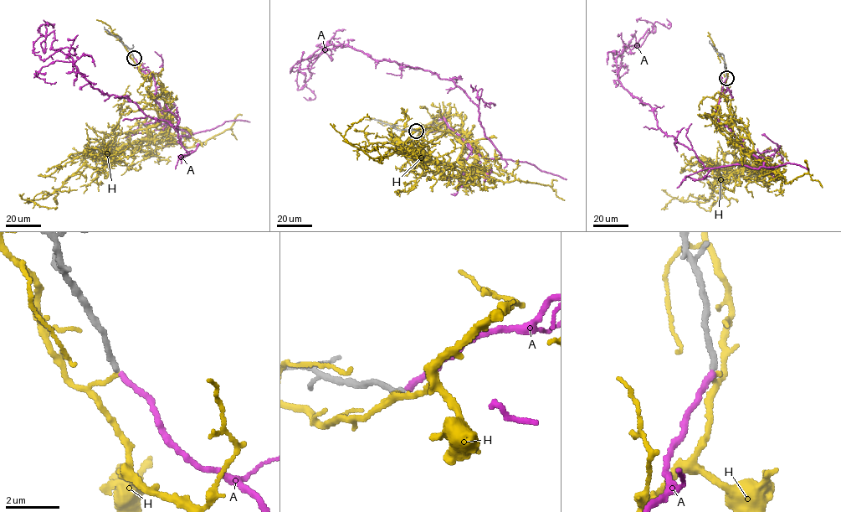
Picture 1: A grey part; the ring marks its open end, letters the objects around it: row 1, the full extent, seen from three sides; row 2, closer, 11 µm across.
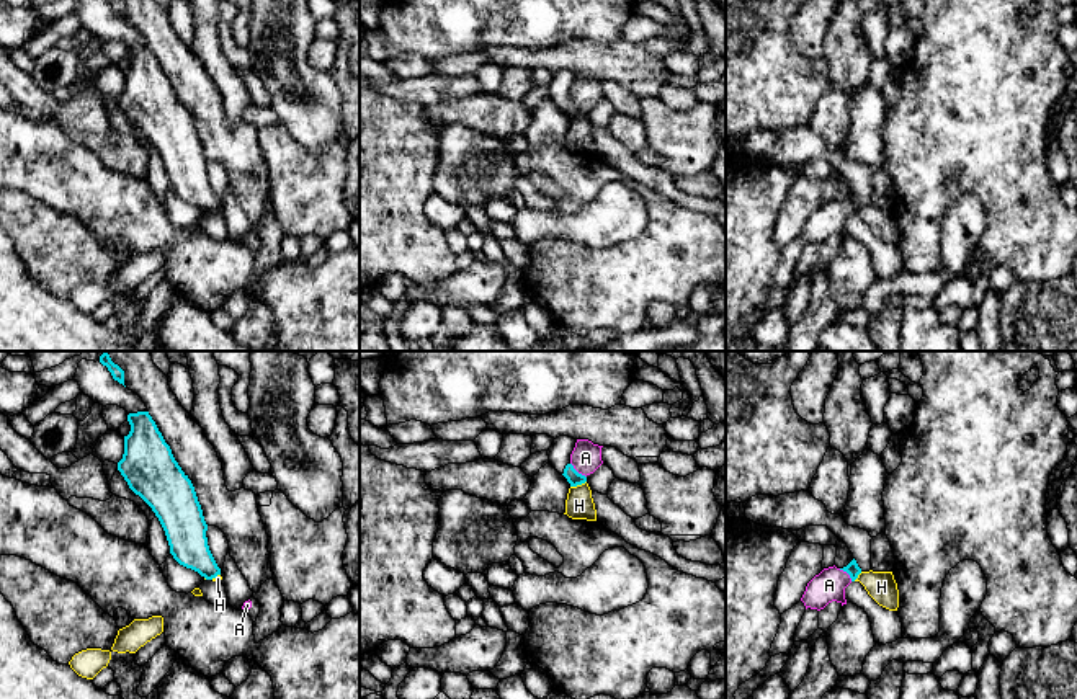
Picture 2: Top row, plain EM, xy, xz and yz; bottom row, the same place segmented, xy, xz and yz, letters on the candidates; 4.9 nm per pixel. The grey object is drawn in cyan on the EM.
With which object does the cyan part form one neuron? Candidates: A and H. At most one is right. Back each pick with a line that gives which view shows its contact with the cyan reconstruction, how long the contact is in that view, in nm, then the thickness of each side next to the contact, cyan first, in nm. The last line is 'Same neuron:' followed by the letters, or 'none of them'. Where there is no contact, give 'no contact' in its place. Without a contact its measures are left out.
A: contact in xz; length 110 nm; calibres 70 and 150 nm
Same neuron: A

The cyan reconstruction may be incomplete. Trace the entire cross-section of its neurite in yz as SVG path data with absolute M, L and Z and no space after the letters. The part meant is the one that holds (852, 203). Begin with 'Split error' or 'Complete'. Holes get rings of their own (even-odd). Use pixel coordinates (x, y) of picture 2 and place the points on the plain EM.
Split error. M855 193L843 203L837 203L835 199L824 203L807 217L801 235L806 243L811 242L817 245L824 243L832 235L843 240L847 238L845 222L855 216L860 207L861 203Z

